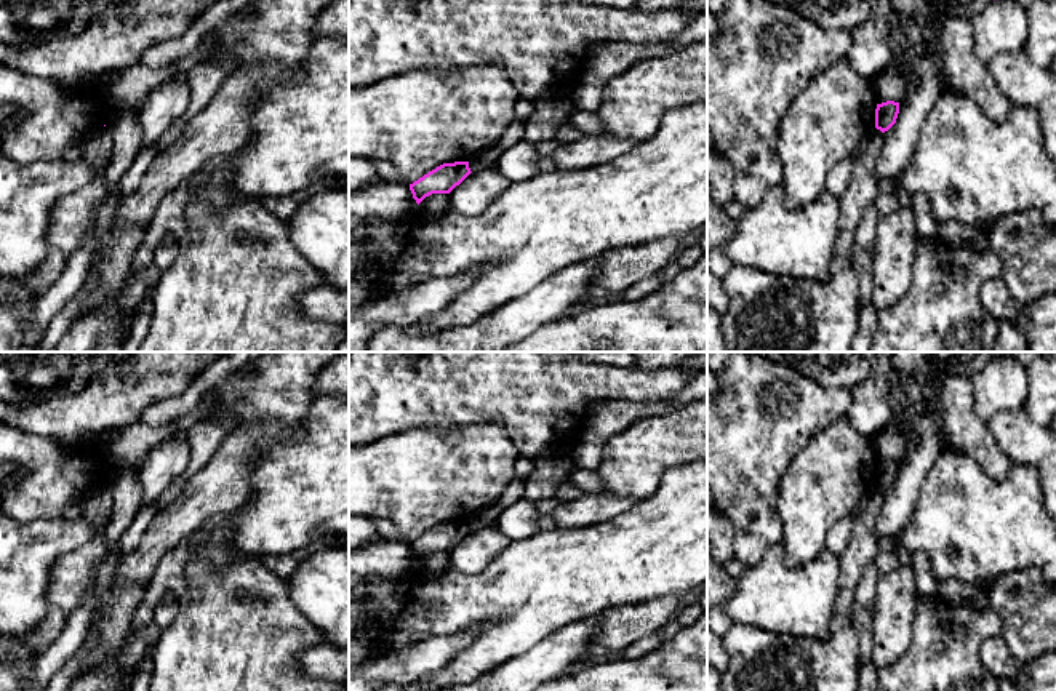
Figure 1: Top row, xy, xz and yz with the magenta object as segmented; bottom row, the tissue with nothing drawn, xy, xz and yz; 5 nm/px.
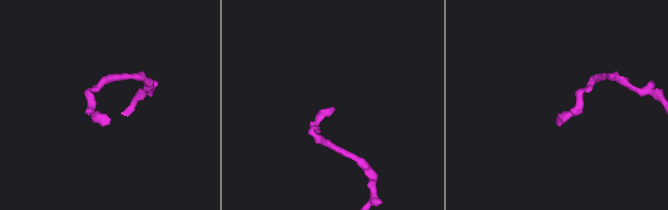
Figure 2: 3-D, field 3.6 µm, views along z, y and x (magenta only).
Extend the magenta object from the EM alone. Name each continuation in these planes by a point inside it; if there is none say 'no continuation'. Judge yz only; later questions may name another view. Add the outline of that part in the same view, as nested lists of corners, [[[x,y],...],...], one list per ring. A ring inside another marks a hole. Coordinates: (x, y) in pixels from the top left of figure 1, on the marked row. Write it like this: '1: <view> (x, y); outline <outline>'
no continuation

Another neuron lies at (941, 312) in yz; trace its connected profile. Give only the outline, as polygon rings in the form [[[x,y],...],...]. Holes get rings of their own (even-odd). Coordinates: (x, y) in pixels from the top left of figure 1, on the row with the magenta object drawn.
[[[934,237],[918,238],[910,290],[891,307],[877,312],[877,331],[870,352],[994,352],[998,322],[981,304],[981,286],[1000,278],[1003,267],[992,250],[952,248]]]

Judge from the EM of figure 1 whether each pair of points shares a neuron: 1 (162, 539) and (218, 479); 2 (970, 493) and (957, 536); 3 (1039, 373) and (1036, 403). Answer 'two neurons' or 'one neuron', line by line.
1: one neuron
2: one neuron
3: one neuron

